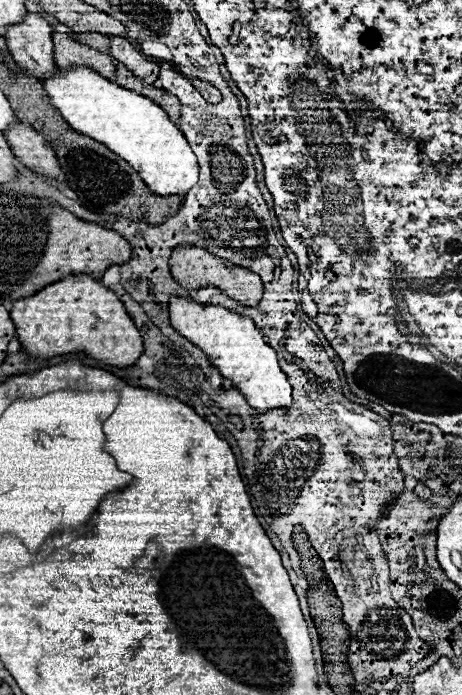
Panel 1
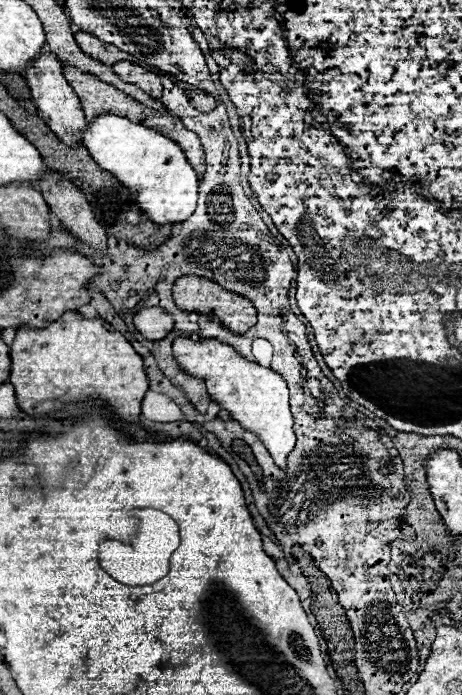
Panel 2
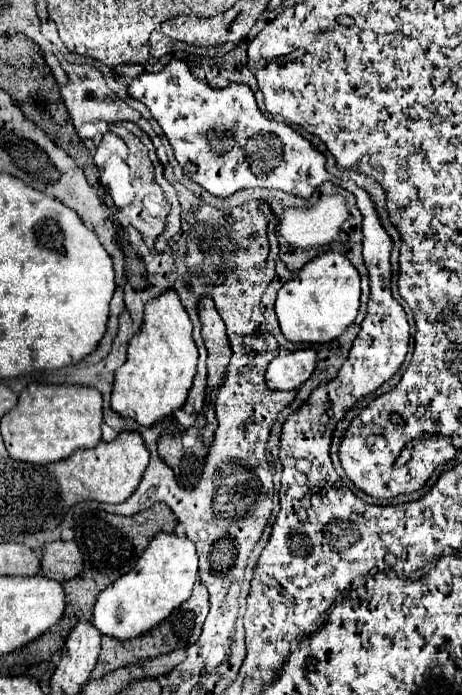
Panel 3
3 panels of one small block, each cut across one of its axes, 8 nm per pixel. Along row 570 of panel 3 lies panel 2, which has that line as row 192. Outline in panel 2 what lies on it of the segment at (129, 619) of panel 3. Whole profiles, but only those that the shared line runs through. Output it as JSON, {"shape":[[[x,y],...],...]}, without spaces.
{"shape":[[[102,114],[88,124],[82,142],[96,164],[100,164],[106,172],[112,172],[112,176],[116,176],[116,180],[120,180],[120,184],[136,196],[140,212],[144,212],[154,224],[178,224],[188,220],[188,216],[196,210],[196,172],[188,164],[180,146],[166,136],[142,124],[134,124],[128,118]]]}

